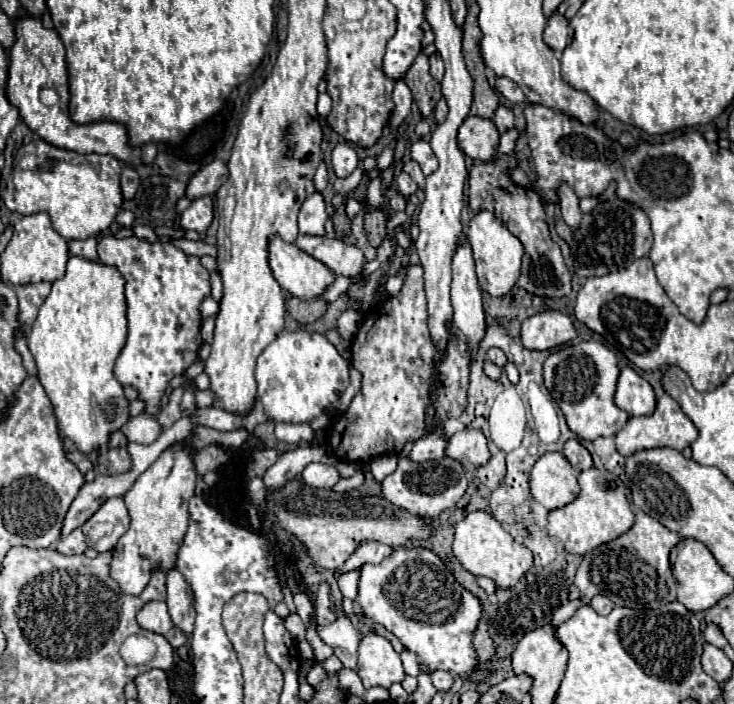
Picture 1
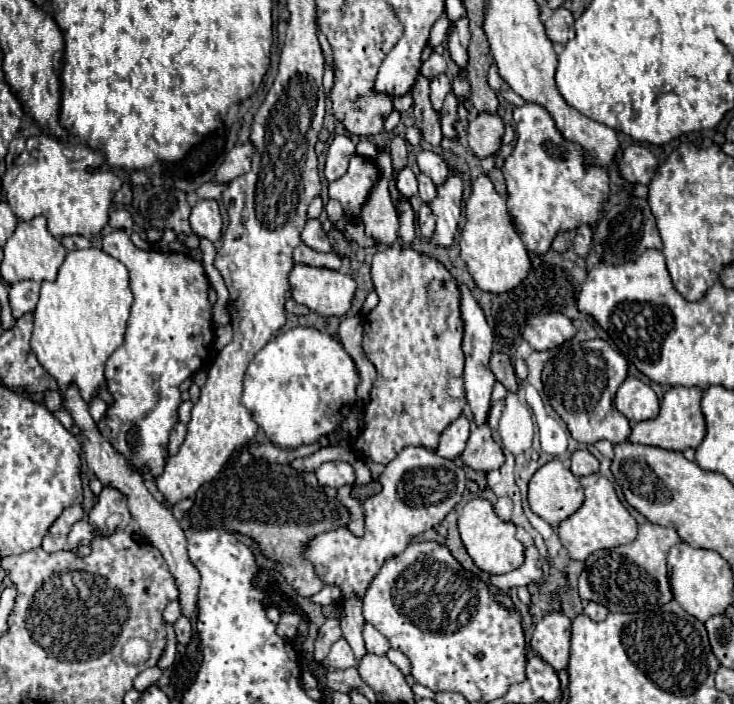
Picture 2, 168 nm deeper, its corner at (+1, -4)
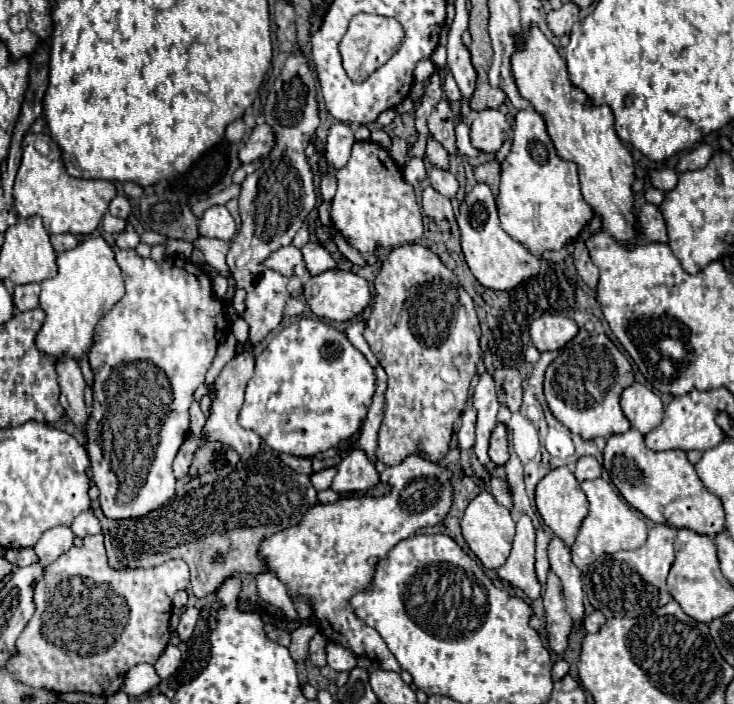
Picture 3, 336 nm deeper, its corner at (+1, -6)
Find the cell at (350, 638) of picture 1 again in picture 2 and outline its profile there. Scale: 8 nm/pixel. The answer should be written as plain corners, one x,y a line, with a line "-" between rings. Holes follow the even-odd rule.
344,638
336,640
330,648
330,654
328,654
328,664
332,668
350,668
350,666
358,666
358,660
356,656
352,654
352,648
348,646
348,642

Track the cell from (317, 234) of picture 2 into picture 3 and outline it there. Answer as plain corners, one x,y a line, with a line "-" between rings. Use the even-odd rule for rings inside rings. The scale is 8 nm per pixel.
308,242
302,248
302,258
304,258
304,266
306,266
310,276
316,276
316,274
322,274
326,270
334,270
336,268
336,262
332,260
328,250
320,242
314,242
314,244

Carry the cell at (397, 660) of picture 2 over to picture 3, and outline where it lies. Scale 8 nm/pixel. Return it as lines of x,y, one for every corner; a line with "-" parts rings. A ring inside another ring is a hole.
408,456
404,464
386,466
380,480
392,486
388,496
348,496
334,504
314,504
296,526
264,538
258,548
258,558
268,572
276,574
276,578
288,588
290,596
306,596
310,600
318,620
318,630
328,642
344,646
354,656
380,660
382,670
400,672
402,668
382,636
356,618
348,600
356,592
368,588
378,560
400,540
412,536
420,528
444,520
452,504
452,486
448,470
424,460
422,456

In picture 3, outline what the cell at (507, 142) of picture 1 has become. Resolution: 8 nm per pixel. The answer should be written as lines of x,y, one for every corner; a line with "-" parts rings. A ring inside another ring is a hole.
476,184
472,192
466,194
460,214
458,214
458,226
460,226
460,240
462,240
462,252
466,256
466,262
472,270
472,274
478,278
480,284
486,288
496,290
512,290
516,284
520,284
526,278
532,278
540,270
540,260
520,242
512,240
500,226
498,210
494,196
486,184

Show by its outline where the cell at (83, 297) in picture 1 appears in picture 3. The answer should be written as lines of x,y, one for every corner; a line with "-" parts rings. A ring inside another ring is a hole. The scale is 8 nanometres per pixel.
102,236
86,238
76,248
58,254
58,274
42,282
40,306
46,312
46,322
36,336
36,346
54,360
60,352
72,352
72,356
80,360
92,346
92,332
100,316
104,316
122,296
122,272
114,260
112,248

